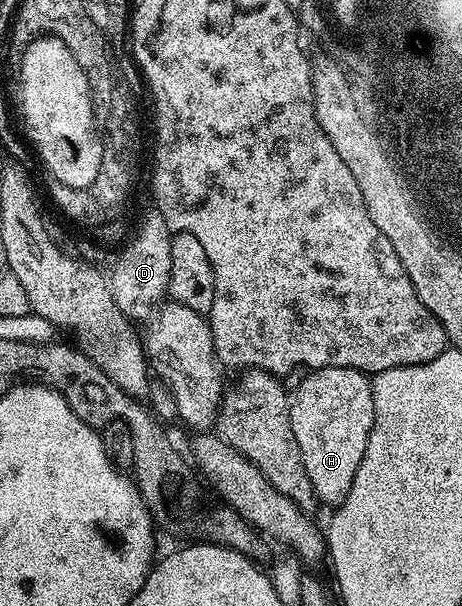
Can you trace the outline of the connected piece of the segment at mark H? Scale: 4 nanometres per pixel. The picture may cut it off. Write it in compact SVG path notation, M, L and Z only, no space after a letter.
M324 366L320 370L316 370L305 375L307 378L298 386L298 391L293 391L292 401L290 402L290 419L292 420L292 432L296 436L296 444L300 444L300 456L304 460L304 468L308 468L308 478L312 480L312 488L314 489L317 501L334 502L340 504L348 496L348 492L352 492L352 480L356 480L356 470L360 468L360 462L364 460L364 452L368 444L368 438L374 428L374 384L371 375L363 370L356 368L348 368L347 366Z

